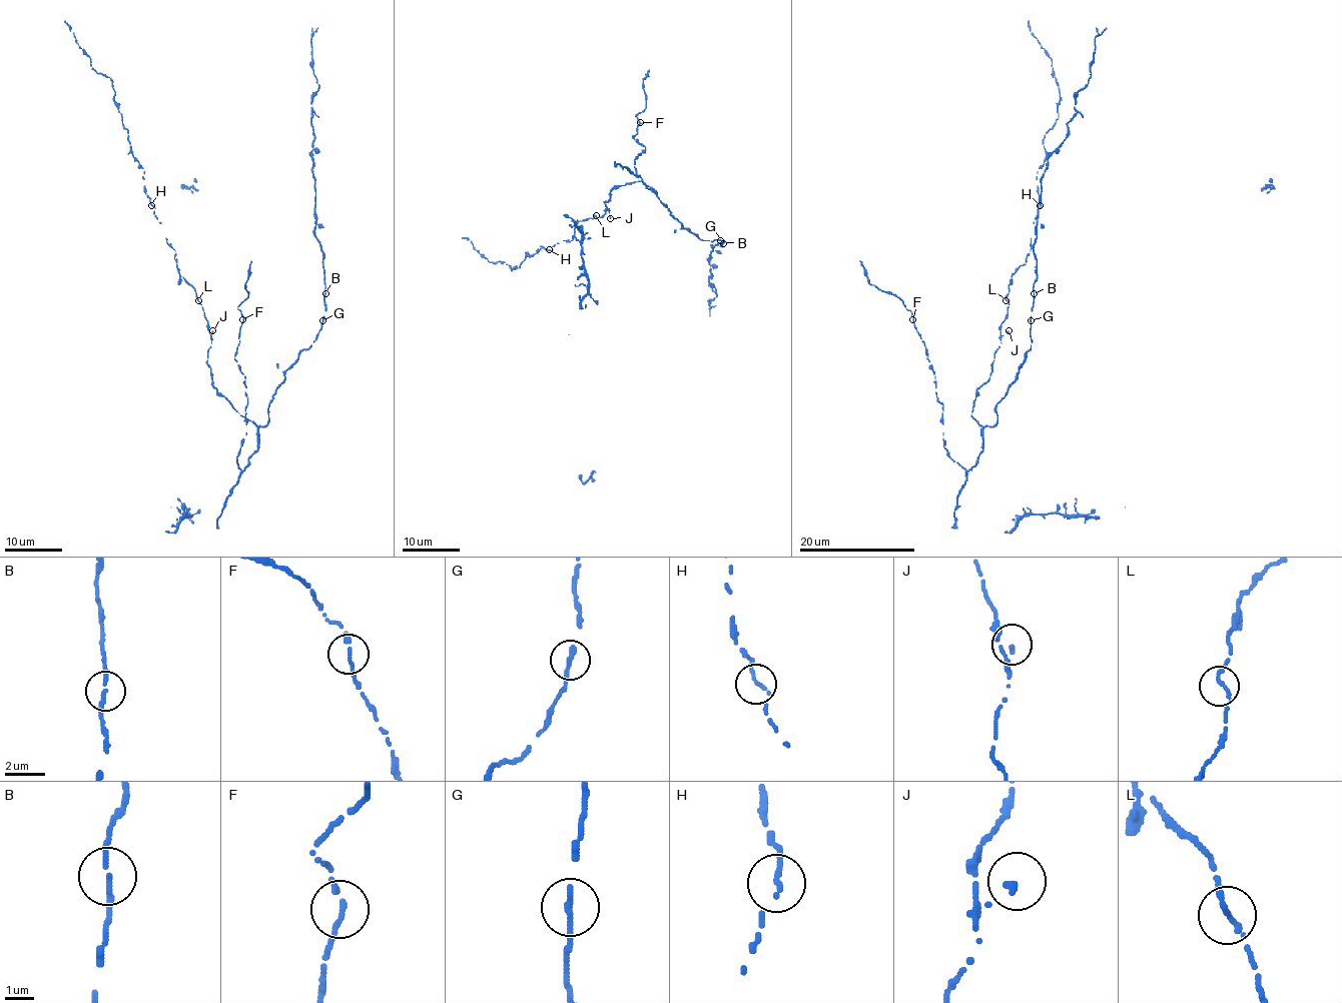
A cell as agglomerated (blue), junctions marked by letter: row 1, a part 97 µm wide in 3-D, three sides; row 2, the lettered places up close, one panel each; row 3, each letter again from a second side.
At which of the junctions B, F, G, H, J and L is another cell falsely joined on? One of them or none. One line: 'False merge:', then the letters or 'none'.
False merge: none

